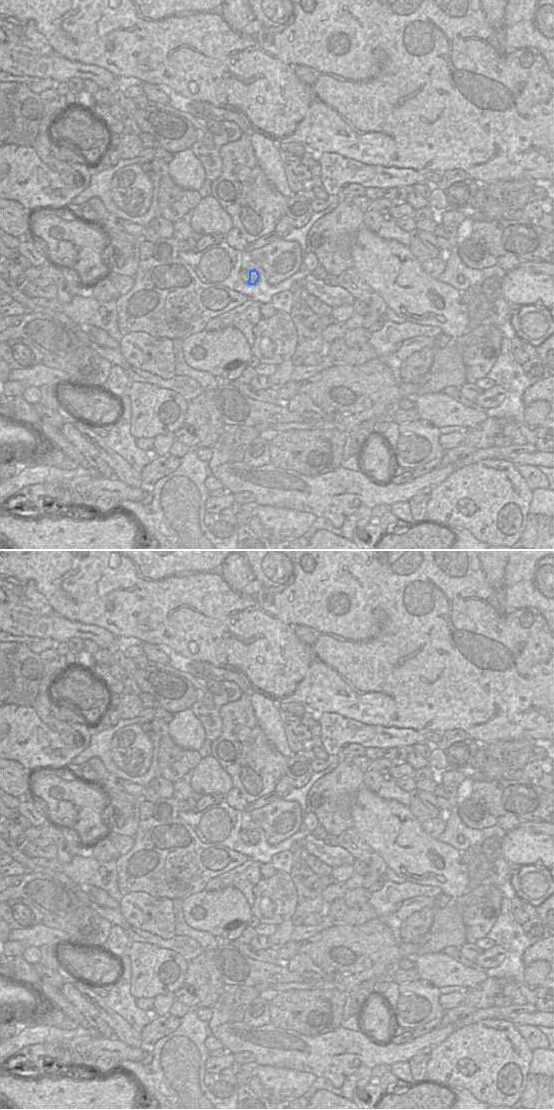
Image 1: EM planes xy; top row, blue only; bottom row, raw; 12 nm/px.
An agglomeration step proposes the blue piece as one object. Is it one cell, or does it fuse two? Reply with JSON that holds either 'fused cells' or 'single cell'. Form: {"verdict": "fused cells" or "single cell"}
{"verdict": "single cell"}

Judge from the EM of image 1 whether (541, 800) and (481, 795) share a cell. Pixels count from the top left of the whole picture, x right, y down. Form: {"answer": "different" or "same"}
{"answer": "same"}

